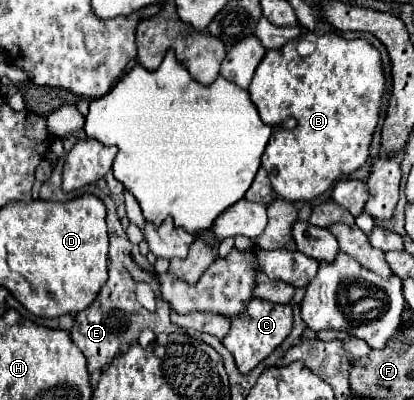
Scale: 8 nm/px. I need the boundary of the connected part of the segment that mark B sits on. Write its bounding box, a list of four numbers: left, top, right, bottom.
[249,33,387,201]

